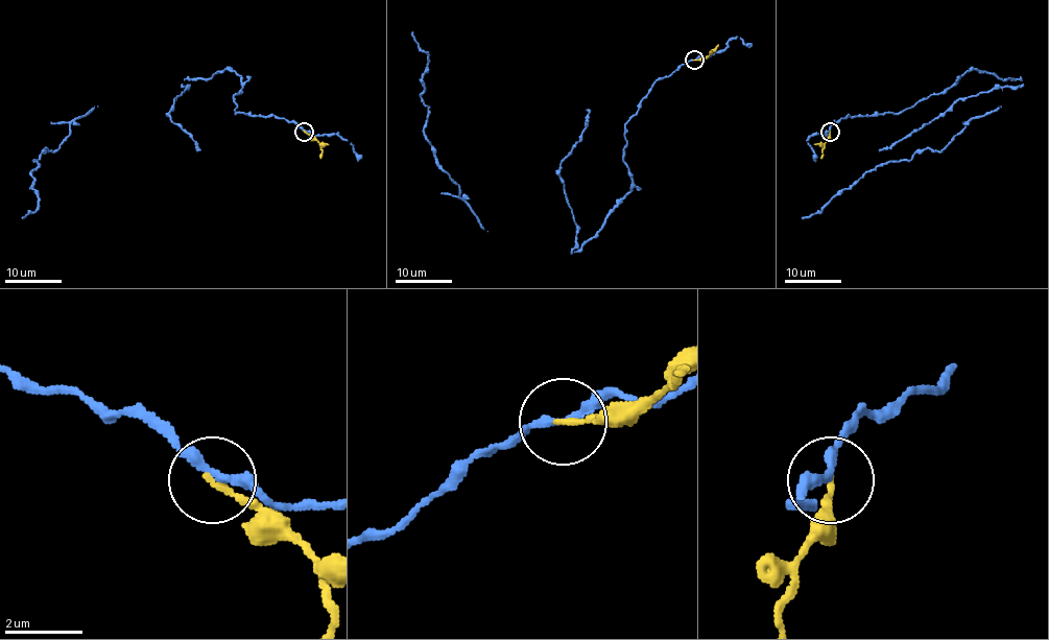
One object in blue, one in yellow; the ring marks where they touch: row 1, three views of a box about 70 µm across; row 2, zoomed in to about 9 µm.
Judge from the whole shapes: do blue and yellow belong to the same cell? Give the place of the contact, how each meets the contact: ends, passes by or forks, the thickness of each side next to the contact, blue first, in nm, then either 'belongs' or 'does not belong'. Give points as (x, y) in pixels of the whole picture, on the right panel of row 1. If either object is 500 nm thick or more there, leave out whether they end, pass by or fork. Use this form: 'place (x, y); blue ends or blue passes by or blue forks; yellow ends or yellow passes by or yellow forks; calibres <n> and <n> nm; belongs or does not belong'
place (830, 132); blue passes by; yellow ends; calibres 240 and 160 nm; does not belong

